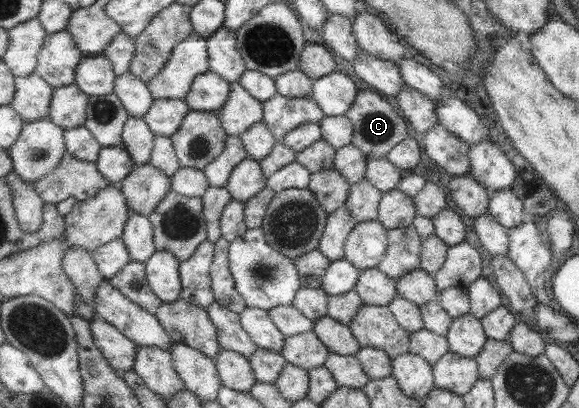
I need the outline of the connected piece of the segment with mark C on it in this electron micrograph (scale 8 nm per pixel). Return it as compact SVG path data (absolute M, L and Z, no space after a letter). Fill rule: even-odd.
M360 90L355 105L346 116L355 125L353 144L364 152L368 160L386 158L396 145L408 137L408 127L406 127L404 117L378 91Z

